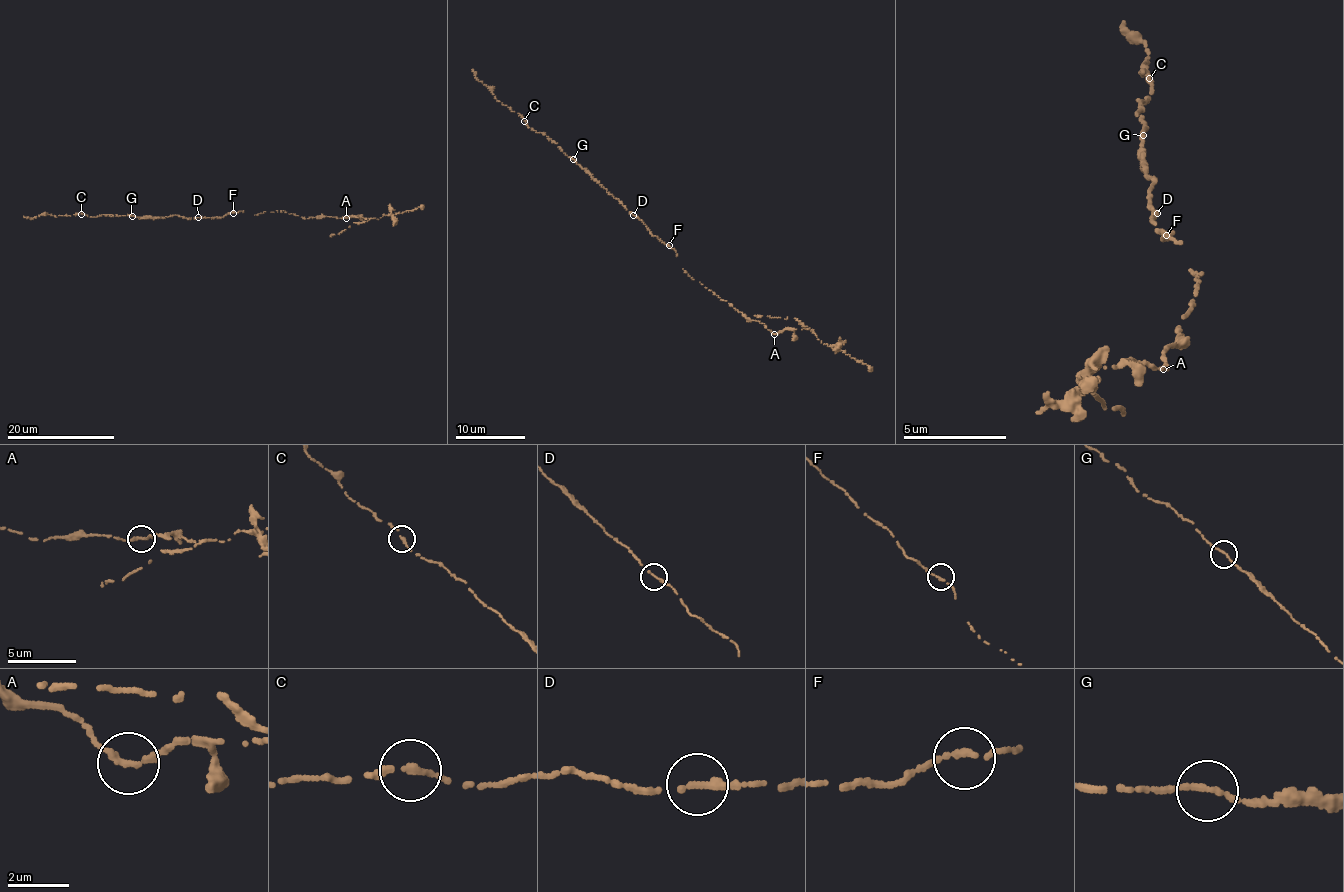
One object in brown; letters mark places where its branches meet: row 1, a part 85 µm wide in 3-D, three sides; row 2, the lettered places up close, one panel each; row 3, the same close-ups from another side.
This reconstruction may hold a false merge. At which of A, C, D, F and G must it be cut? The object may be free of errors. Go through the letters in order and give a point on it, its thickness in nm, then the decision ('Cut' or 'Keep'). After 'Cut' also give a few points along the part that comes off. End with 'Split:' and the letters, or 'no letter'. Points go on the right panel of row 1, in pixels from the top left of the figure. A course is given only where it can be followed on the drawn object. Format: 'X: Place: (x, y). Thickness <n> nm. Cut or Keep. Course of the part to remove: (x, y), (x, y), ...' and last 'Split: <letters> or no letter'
A: Place: (1163, 369). Thickness 220 nm. Cut. Course of the part to remove: (1165, 370), (1136, 360), (1088, 372), (1092, 389), (1097, 379), (1081, 389), (1092, 380)
C: Place: (1149, 78). Thickness 200 nm. Keep
D: Place: (1157, 213). Thickness 240 nm. Keep
F: Place: (1166, 235). Thickness 200 nm. Keep
G: Place: (1143, 135). Thickness 190 nm. Keep
Split: A

